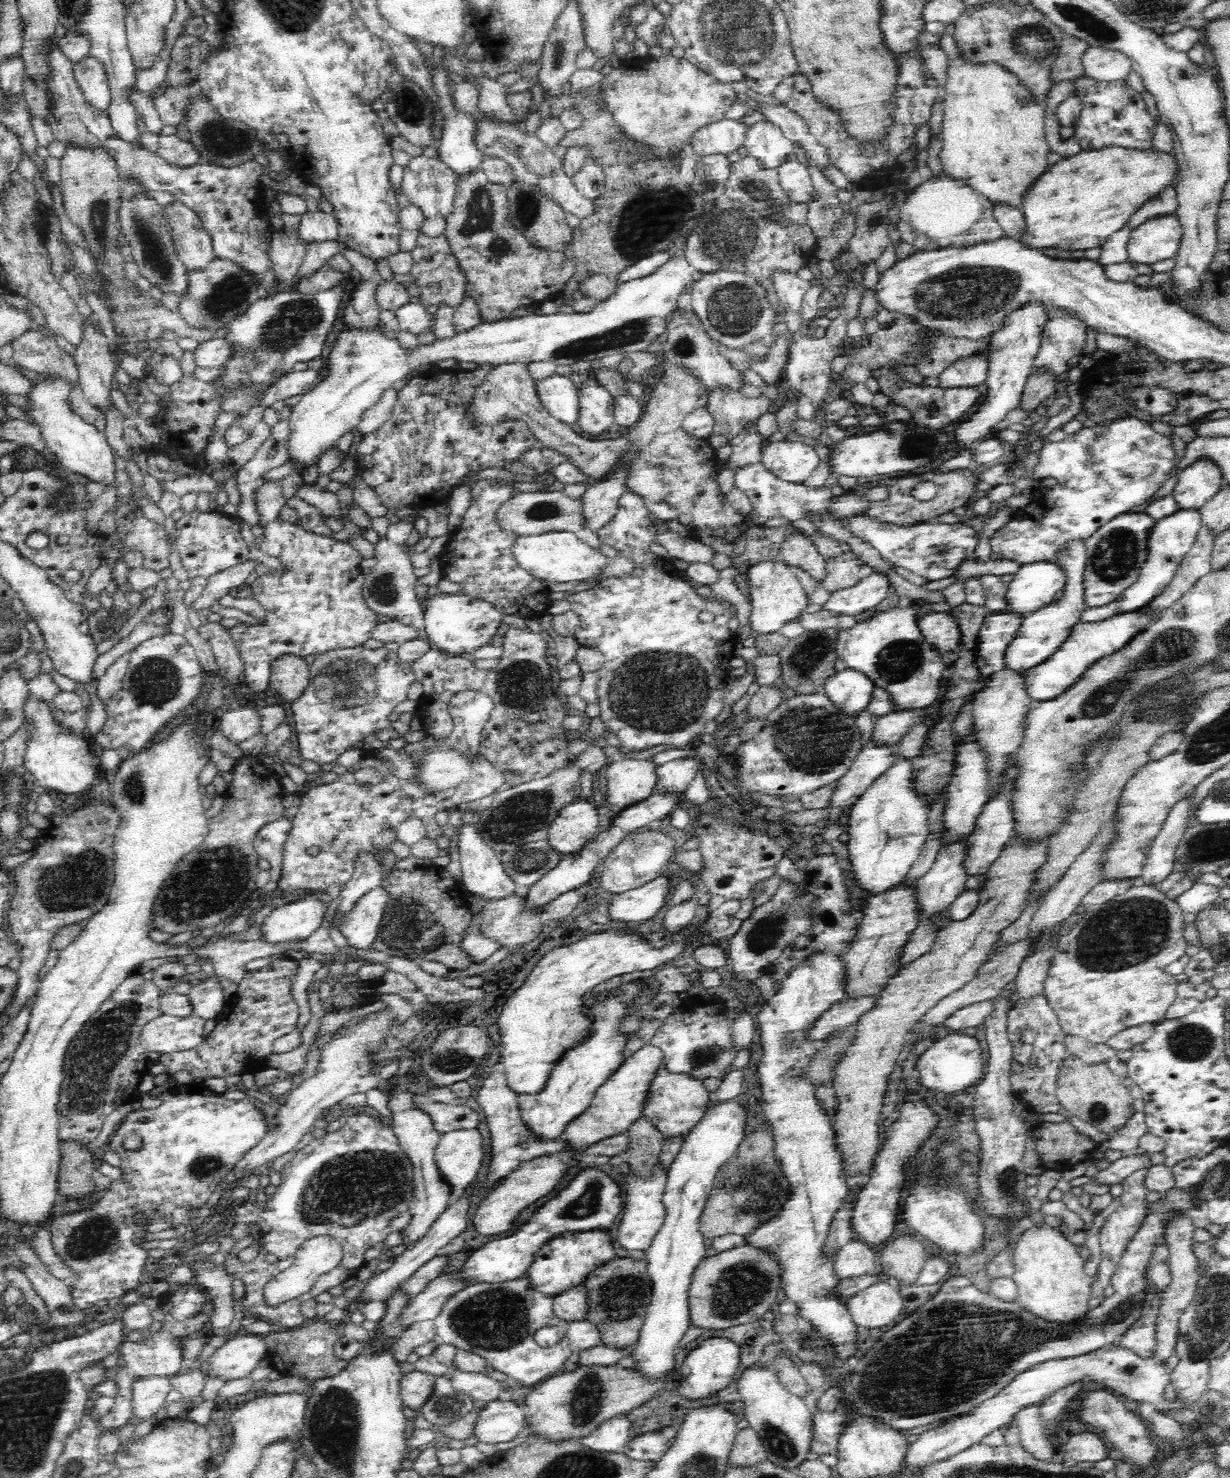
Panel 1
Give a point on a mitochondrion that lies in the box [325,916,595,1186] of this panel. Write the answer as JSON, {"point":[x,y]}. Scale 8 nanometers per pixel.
{"point":[446,1062]}

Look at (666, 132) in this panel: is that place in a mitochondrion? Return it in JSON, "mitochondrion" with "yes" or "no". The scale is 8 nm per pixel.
{"mitochondrion":"yes"}

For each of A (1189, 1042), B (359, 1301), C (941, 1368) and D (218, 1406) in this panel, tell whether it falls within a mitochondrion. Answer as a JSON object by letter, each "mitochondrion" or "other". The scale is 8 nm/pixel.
{"A":"mitochondrion","B":"other","C":"mitochondrion","D":"other"}

